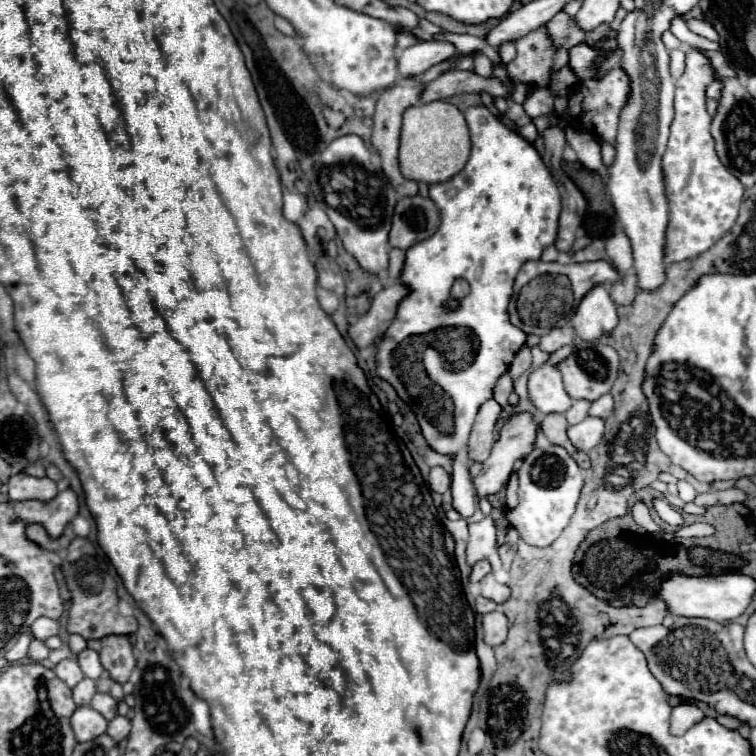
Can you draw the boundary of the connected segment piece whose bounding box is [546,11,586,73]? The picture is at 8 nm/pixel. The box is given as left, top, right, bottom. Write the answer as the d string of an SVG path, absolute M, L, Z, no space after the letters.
M566 13L554 15L554 19L546 25L546 33L554 47L554 61L552 61L552 73L560 71L568 63L568 51L570 47L578 45L584 39L584 31L574 25L574 19Z

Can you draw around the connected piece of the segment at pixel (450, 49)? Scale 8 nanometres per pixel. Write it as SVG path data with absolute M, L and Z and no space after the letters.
M424 41L414 47L408 47L400 53L398 71L400 77L416 77L428 71L432 65L454 59L458 55L456 47L448 41Z

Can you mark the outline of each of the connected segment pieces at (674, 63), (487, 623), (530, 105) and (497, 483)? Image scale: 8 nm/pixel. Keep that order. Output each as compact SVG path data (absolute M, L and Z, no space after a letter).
M682 49L670 51L670 73L674 77L680 77L682 71L684 71L684 51Z
M502 611L486 613L482 619L482 627L484 627L484 641L488 645L504 643L506 635L508 635L508 619Z
M542 87L538 91L534 91L528 101L524 103L524 109L530 117L540 117L540 115L550 115L552 113L552 103L554 103L554 97L550 93L548 87Z
M512 413L512 415L508 415L504 419L504 425L498 431L498 439L496 439L496 443L492 447L490 457L484 461L484 467L482 467L480 475L474 477L474 487L476 487L476 491L478 491L480 497L498 493L502 489L502 485L510 477L514 461L524 459L524 455L528 455L536 447L536 437L538 437L538 423L534 421L532 413L516 413L516 415Z

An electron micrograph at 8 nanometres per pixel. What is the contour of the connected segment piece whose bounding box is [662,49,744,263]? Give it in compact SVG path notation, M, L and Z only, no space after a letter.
M686 49L686 71L676 81L676 115L670 127L670 141L668 149L662 157L662 173L664 173L664 187L666 187L666 199L668 199L668 213L670 221L666 227L666 263L684 261L690 257L700 255L702 251L710 249L722 235L730 231L730 227L736 223L740 203L744 197L744 187L726 167L722 167L716 151L714 151L714 137L710 135L710 123L712 115L706 109L706 87L716 79L716 71L710 63L710 59L700 49Z

